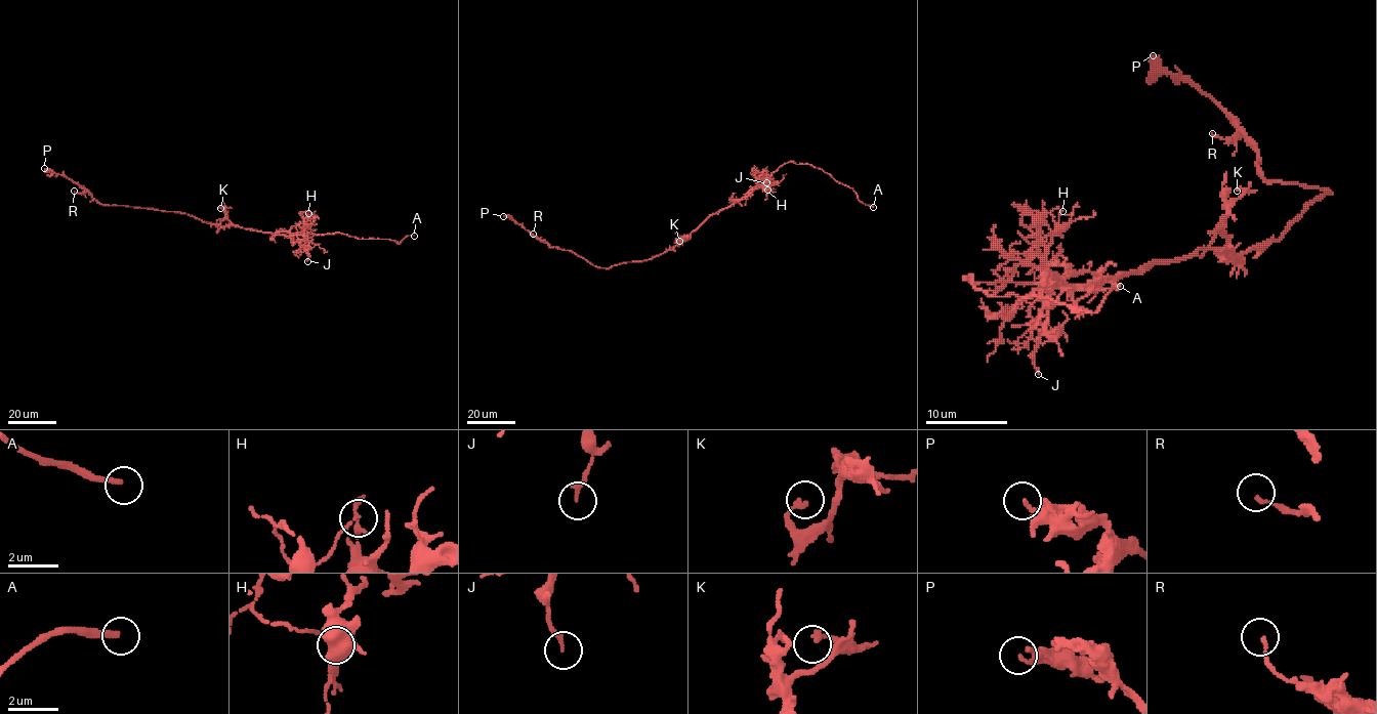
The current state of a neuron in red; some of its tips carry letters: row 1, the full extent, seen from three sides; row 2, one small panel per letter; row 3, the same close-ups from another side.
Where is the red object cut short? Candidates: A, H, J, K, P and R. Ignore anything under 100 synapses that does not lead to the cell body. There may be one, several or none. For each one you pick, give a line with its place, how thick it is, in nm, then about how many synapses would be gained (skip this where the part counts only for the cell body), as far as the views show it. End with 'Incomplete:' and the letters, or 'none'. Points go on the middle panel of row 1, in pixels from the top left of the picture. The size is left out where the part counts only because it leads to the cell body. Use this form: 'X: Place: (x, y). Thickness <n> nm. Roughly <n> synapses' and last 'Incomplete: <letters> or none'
A: Place: (873, 207). Thickness 240 nm
Incomplete: A

